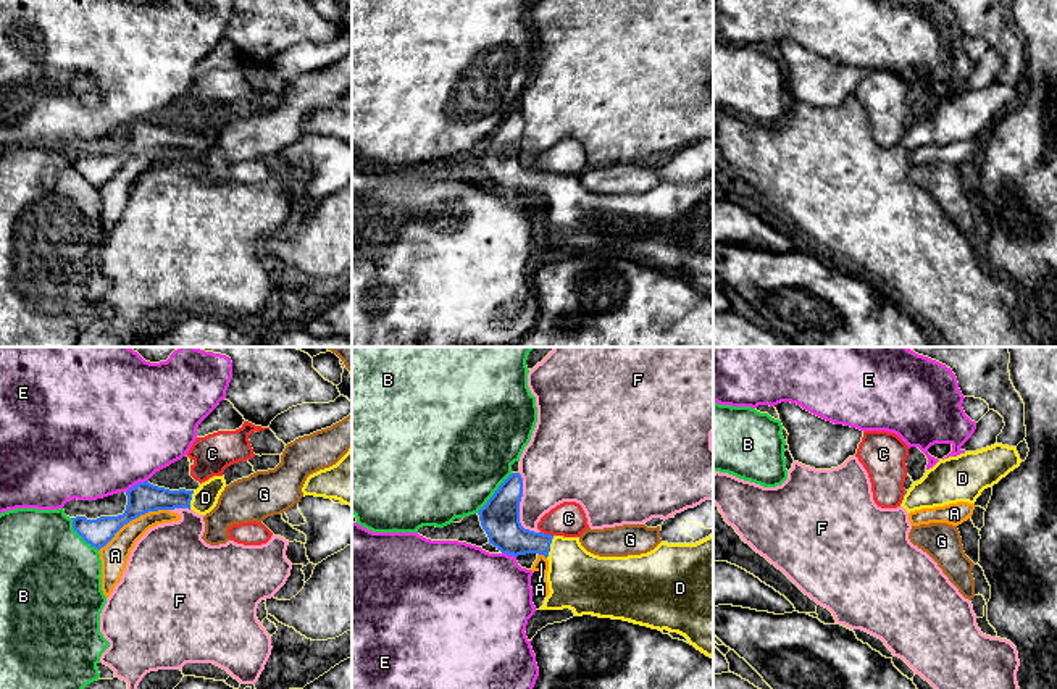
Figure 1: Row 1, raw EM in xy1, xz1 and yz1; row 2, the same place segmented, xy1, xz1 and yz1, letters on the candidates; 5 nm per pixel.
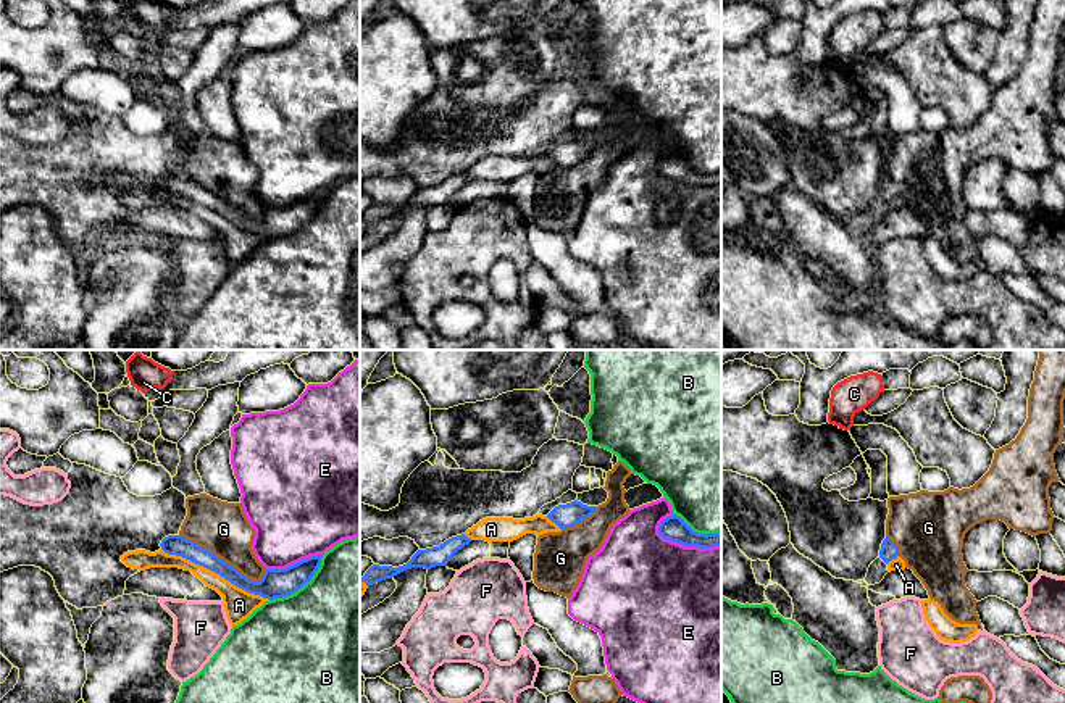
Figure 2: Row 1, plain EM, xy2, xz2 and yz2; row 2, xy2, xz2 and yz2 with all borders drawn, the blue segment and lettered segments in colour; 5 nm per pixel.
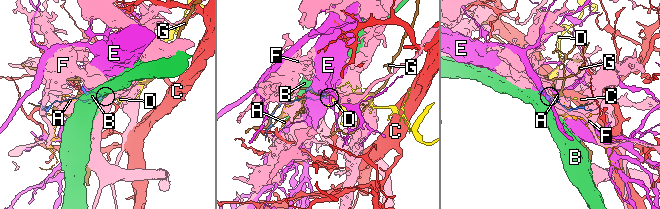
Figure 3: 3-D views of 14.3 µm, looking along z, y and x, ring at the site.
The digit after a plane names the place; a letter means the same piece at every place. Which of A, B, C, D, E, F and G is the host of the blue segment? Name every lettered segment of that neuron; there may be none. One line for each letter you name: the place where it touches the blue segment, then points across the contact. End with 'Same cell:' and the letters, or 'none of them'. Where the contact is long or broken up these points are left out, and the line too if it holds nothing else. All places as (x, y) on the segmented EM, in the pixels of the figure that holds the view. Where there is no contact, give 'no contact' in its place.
D: xz1 (549, 547) | across xz1 (504, 530), (515, 541), (549, 547), (578, 580)
Same cell: D

